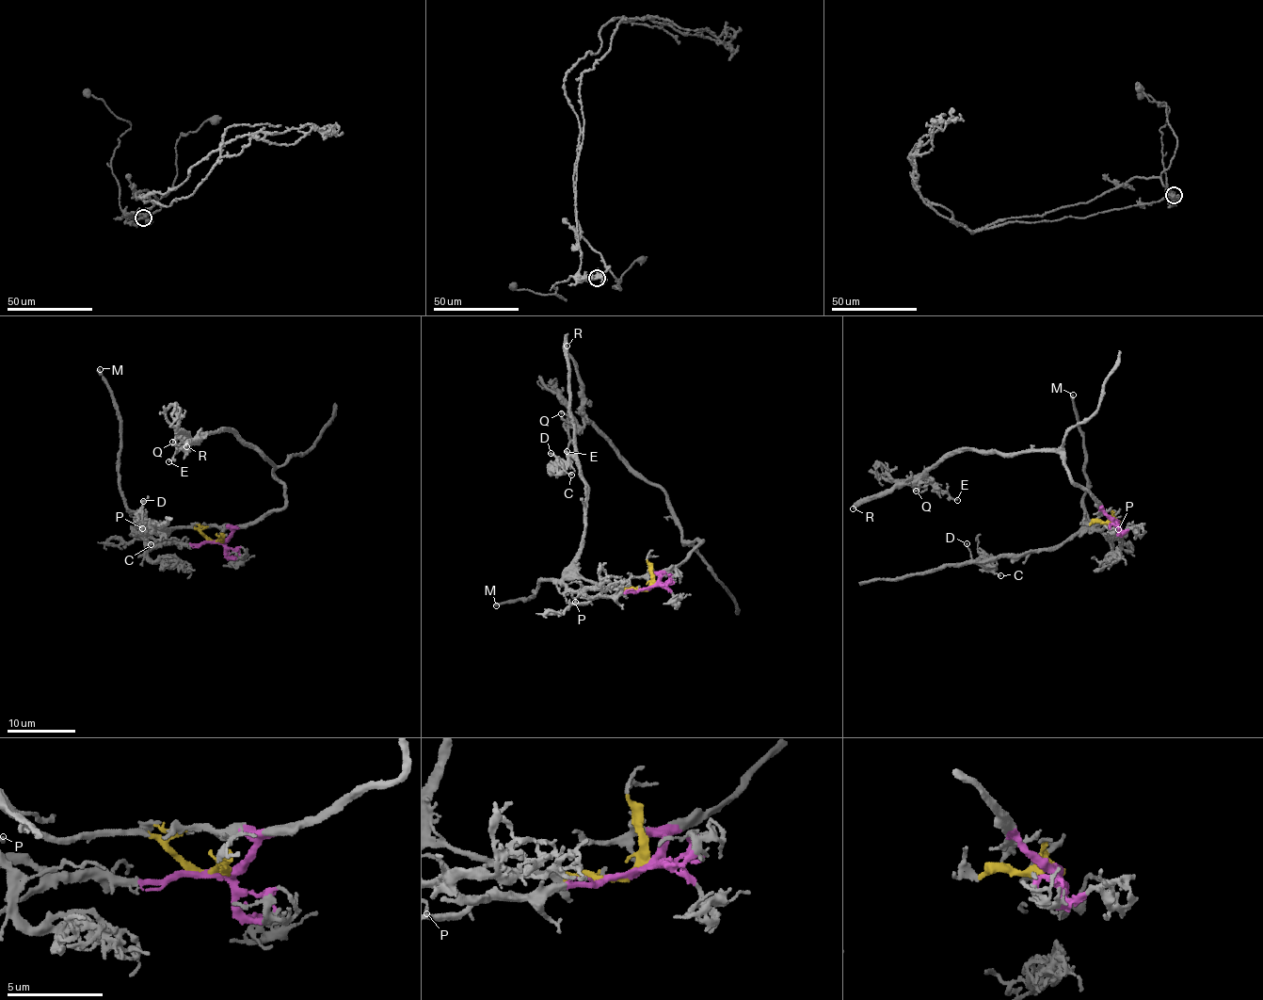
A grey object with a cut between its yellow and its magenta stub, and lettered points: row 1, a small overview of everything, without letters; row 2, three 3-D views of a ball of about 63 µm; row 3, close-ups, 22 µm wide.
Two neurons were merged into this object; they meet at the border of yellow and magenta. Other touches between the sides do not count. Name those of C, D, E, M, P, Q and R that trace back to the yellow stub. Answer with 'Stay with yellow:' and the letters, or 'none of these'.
Stay with yellow: C, D, M

